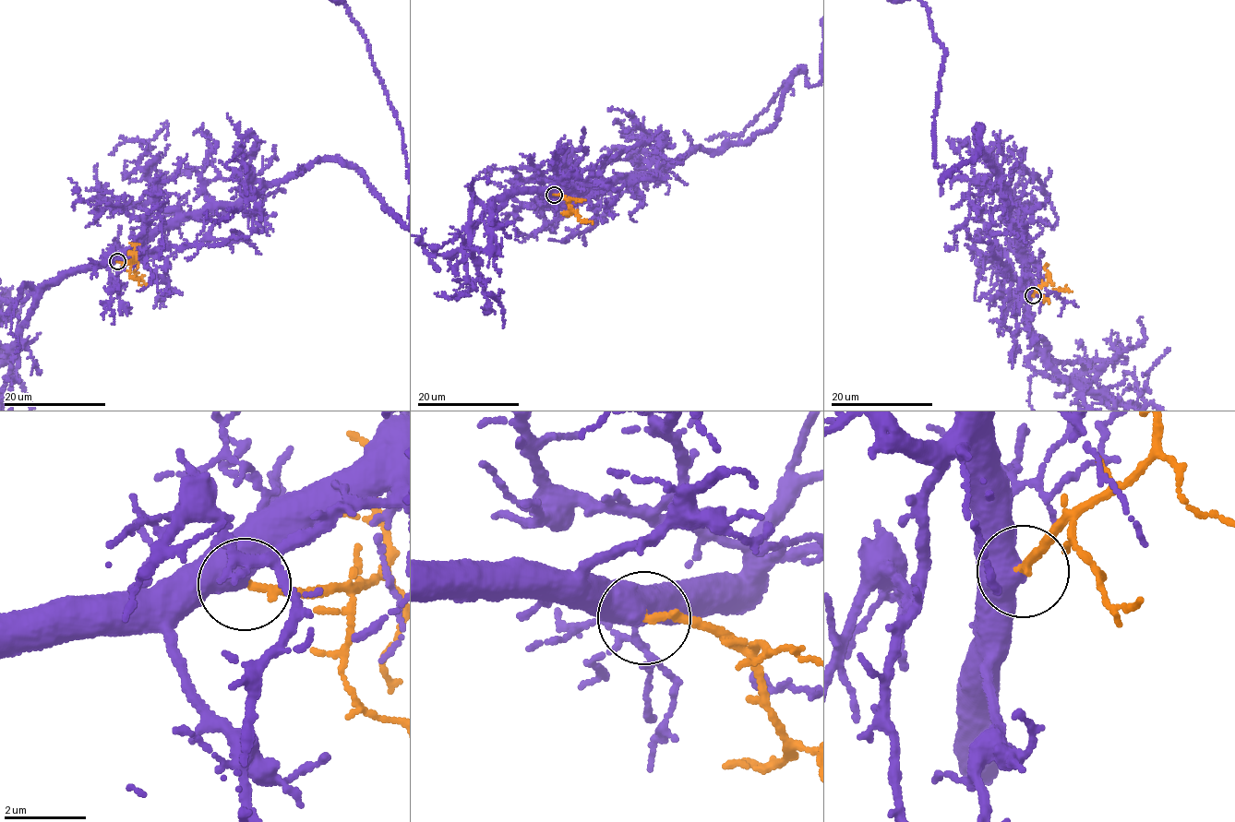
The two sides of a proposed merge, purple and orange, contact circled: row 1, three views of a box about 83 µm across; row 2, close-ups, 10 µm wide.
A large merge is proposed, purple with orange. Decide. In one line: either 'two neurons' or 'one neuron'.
one neuron

